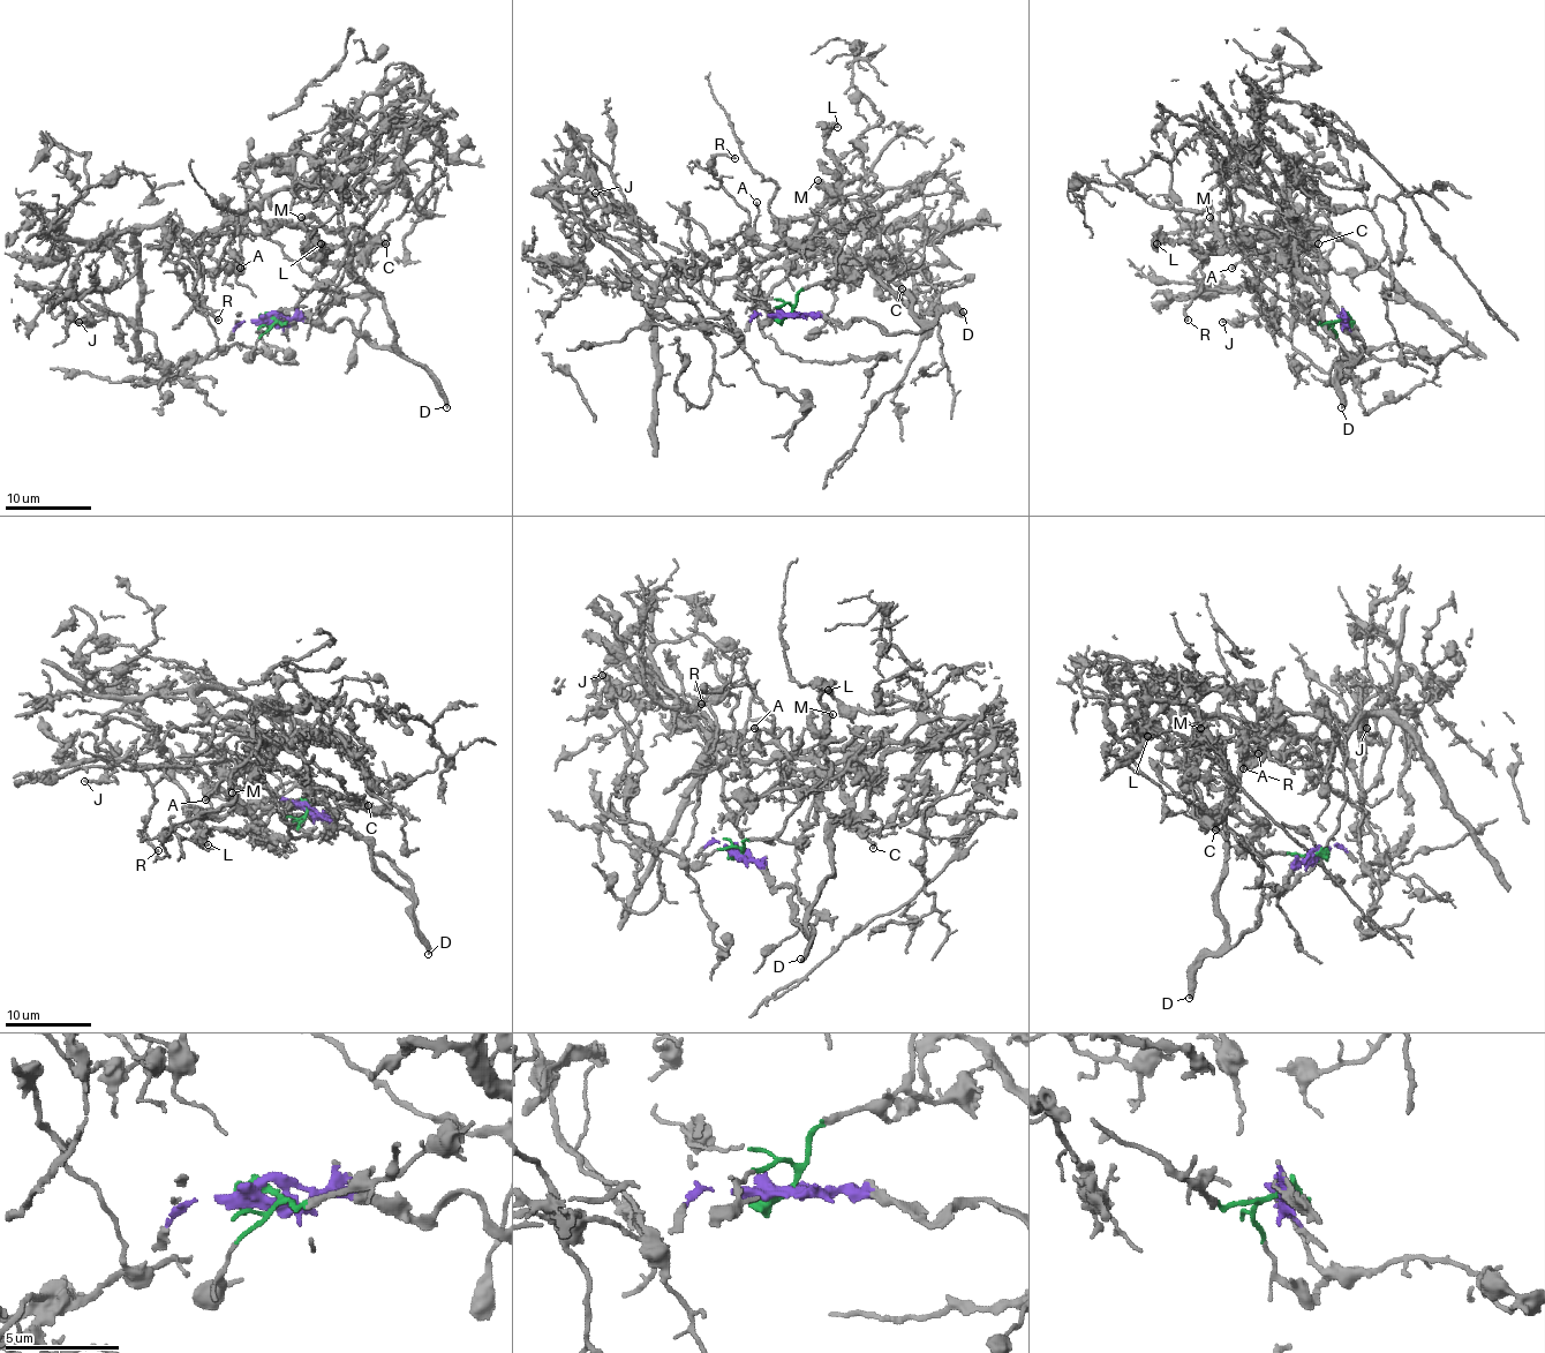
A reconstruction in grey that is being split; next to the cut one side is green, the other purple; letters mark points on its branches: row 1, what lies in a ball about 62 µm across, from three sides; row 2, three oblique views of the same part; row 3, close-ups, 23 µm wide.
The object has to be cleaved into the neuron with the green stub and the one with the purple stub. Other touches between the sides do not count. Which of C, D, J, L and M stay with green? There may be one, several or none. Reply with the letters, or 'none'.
J

